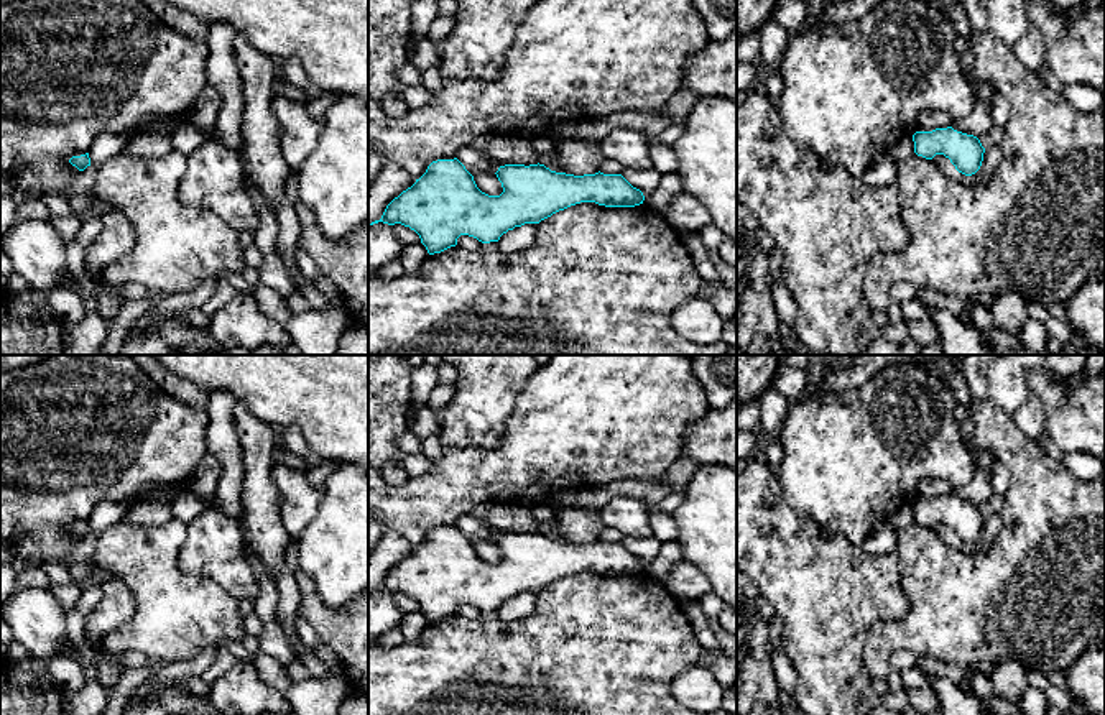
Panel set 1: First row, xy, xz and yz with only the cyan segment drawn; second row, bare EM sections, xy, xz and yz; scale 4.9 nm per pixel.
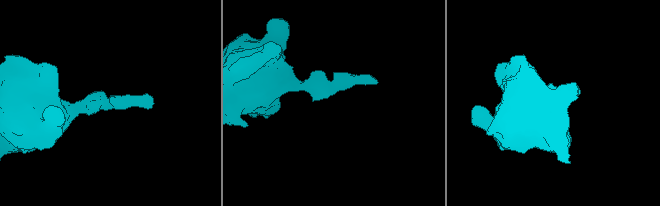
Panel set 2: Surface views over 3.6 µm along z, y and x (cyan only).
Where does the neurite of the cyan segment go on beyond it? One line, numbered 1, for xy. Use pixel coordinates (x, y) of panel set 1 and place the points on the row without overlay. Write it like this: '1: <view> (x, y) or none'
1: none

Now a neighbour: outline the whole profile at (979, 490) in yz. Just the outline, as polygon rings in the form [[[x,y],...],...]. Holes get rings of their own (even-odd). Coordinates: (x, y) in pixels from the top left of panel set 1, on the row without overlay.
[[[972,447],[972,452],[977,460],[973,477],[967,485],[954,487],[950,495],[978,506],[988,503],[990,496],[995,493],[990,483],[990,468],[996,457],[987,449]]]

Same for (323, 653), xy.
[[[322,643],[314,649],[307,649],[307,648],[304,648],[304,649],[309,651],[311,654],[314,654],[327,669],[342,667],[340,659],[334,654],[334,651],[329,646],[322,644]]]

